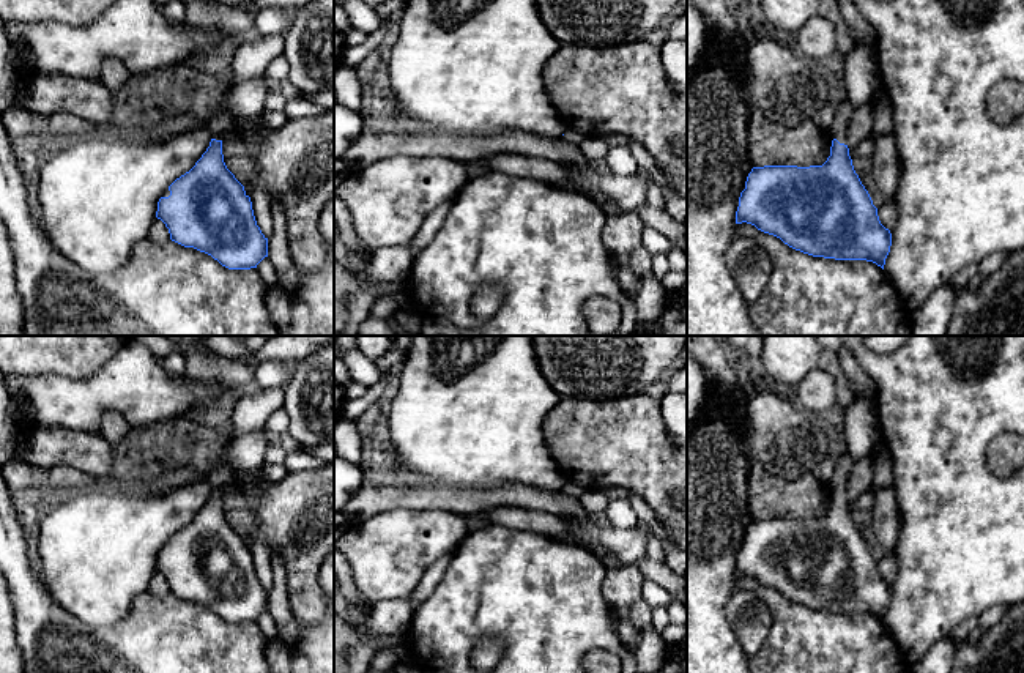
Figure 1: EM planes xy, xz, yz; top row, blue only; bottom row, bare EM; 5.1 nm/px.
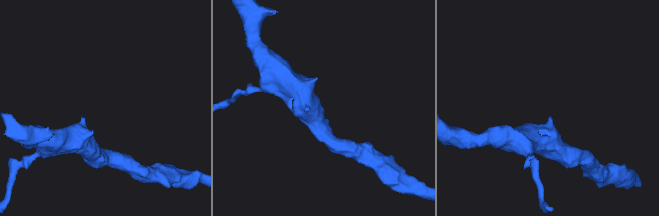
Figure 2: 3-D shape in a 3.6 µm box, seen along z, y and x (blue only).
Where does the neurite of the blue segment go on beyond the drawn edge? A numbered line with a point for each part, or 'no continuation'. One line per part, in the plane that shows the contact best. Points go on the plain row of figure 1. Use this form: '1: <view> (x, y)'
1: yz (843, 465)

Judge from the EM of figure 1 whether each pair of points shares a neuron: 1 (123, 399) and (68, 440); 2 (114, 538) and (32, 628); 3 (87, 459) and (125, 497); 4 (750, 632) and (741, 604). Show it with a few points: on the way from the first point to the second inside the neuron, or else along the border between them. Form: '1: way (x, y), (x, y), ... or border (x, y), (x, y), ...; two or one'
1: border (43, 427), (70, 427), (100, 434); two
2: border (37, 572), (46, 590), (65, 609), (87, 623); two
3: border (112, 475), (101, 479); two
4: way (750, 626), (745, 610); one

